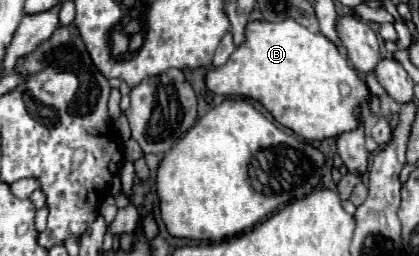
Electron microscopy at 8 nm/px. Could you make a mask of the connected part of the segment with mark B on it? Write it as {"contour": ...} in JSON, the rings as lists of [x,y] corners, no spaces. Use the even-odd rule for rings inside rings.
{"contour":[[[283,19],[281,23],[249,21],[245,27],[245,41],[235,49],[225,65],[213,67],[205,73],[205,85],[217,95],[259,101],[275,117],[275,121],[289,127],[305,141],[321,141],[327,137],[337,137],[343,131],[353,131],[361,115],[361,105],[369,95],[367,85],[359,79],[357,71],[347,63],[337,47],[321,33],[311,33],[295,19]]]}

